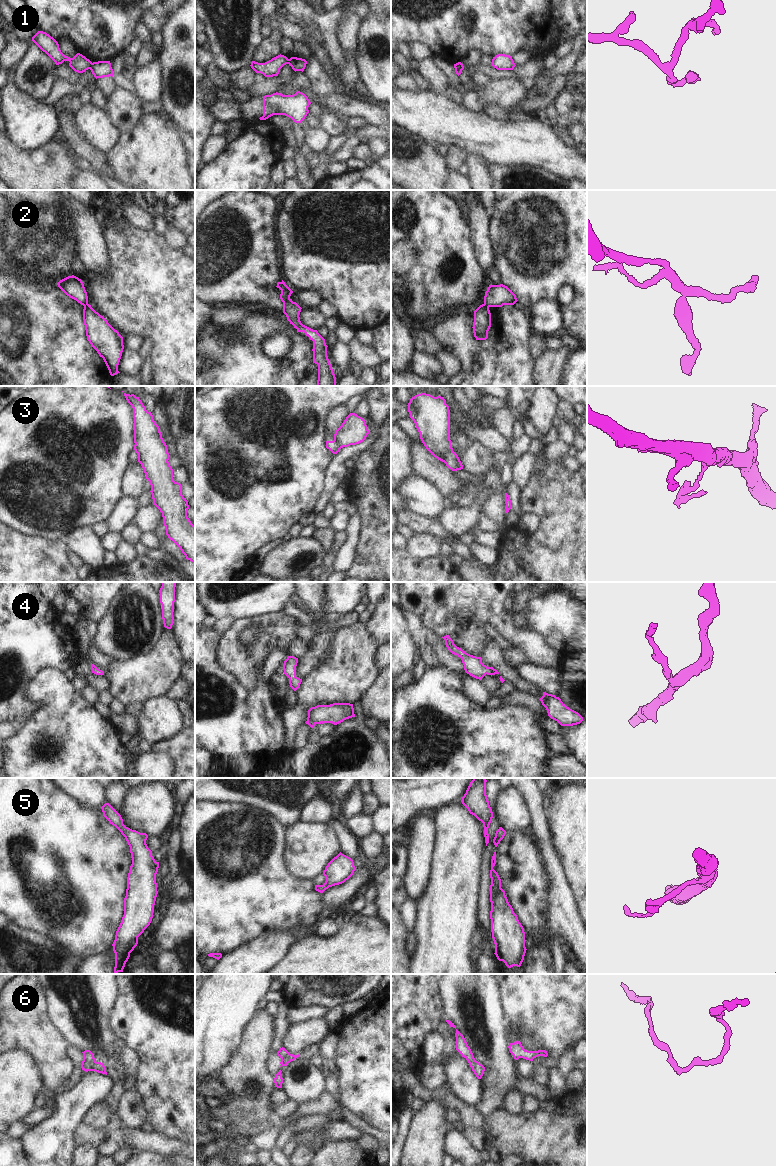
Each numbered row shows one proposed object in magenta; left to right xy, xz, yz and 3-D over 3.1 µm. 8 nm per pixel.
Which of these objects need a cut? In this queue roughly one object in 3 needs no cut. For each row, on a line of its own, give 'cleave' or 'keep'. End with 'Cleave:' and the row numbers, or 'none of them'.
1: cleave
2: cleave
3: cleave
4: keep
5: keep
6: cleave
Cleave: 1, 2, 3, 6

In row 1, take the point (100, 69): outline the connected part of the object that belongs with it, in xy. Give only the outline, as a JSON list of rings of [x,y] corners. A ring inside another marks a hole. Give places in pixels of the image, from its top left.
[[[110,61],[93,62],[90,70],[96,79],[114,75]]]

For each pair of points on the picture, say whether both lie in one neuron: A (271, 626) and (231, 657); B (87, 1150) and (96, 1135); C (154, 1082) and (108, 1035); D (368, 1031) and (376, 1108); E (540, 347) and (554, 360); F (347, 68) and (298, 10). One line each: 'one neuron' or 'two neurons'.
A: one neuron
B: two neurons
C: two neurons
D: one neuron
E: two neurons
F: two neurons

